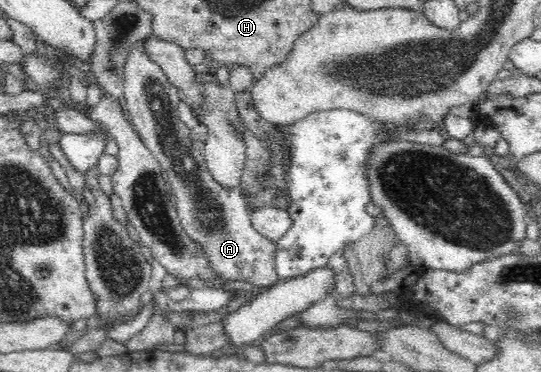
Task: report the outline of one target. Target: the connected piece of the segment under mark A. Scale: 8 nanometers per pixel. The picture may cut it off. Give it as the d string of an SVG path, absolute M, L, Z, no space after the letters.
M144 42L135 44L129 52L123 94L131 123L168 174L167 181L172 185L172 198L184 230L206 252L212 270L227 280L273 286L278 281L276 242L261 236L252 226L251 210L241 189L220 185L207 168L202 150L192 147L191 129L178 118L179 91L168 81L162 68L148 58Z

